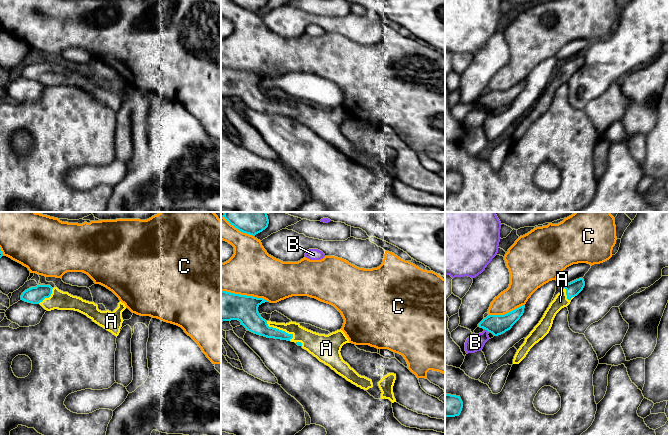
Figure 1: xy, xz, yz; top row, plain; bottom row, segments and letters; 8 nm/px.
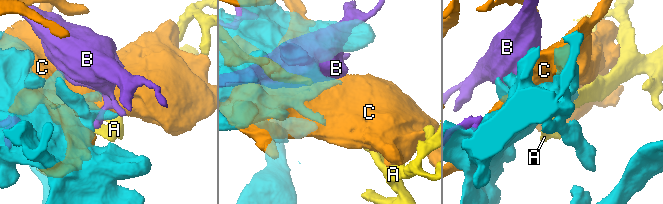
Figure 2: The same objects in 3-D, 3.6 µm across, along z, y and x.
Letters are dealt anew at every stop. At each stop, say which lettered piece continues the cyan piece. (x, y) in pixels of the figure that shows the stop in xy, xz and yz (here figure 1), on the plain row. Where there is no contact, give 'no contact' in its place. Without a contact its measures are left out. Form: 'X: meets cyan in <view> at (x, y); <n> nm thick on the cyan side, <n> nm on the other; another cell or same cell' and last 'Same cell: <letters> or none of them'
A: meets cyan in xz at (278, 105); 160 nm thick on the cyan side, 130 nm on the other; same cell
B: meets cyan in yz at (486, 105); 160 nm thick on the cyan side, 140 nm on the other; another cell
C: meets cyan in xz at (245, 71); 240 nm thick on the cyan side, 400 nm on the other; another cell
Same cell: A

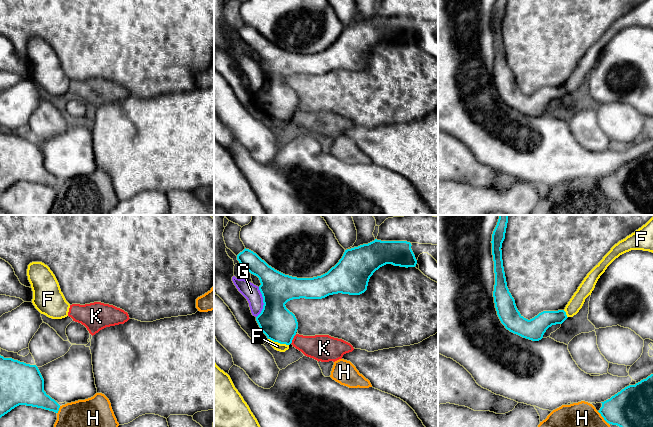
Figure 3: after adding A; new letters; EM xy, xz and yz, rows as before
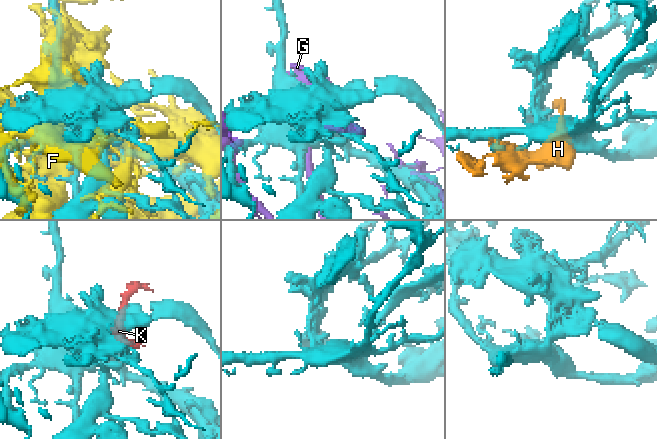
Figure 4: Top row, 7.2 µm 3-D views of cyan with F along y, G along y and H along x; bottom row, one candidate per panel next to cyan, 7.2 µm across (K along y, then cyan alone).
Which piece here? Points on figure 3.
F: meets cyan in xz at (278, 118); 280 nm thick on the cyan side, 70 nm on the other; another cell
G: meets cyan in xz at (263, 78); 280 nm thick on the cyan side, 140 nm on the other; another cell
H: meets cyan in yz at (602, 192); 340 nm thick on the cyan side, 500 nm on the other; another cell
K: meets cyan in xz at (292, 115); 280 nm thick on the cyan side, 200 nm on the other; another cell
Same cell: none of them

